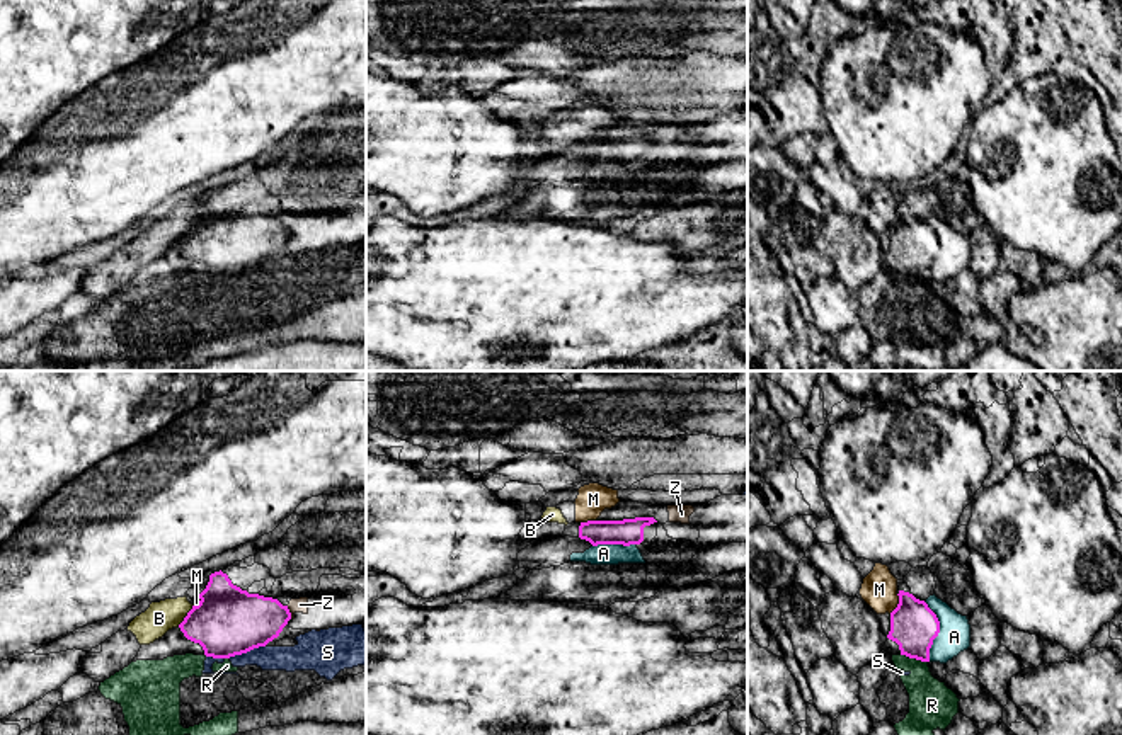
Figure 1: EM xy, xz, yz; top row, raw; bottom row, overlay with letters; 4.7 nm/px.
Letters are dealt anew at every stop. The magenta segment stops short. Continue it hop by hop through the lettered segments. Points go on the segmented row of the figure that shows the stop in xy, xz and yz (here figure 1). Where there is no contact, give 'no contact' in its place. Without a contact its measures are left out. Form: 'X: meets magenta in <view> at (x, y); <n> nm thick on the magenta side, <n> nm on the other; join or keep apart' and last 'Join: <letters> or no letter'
A: meets magenta in yz at (938, 632); 220 nm thick on the magenta side, 150 nm on the other; join
B: meets magenta in xy at (186, 616); 320 nm thick on the magenta side, 150 nm on the other; keep apart
M: meets magenta in yz at (898, 604); 220 nm thick on the magenta side, 170 nm on the other; keep apart
R: meets magenta in yz at (915, 657); 220 nm thick on the magenta side, 220 nm on the other; keep apart
S: meets magenta in xy at (246, 652); 320 nm thick on the magenta side, 120 nm on the other; keep apart
Z: meets magenta in xy at (290, 613); 280 nm thick on the magenta side, 70 nm on the other; join
Join: A, Z

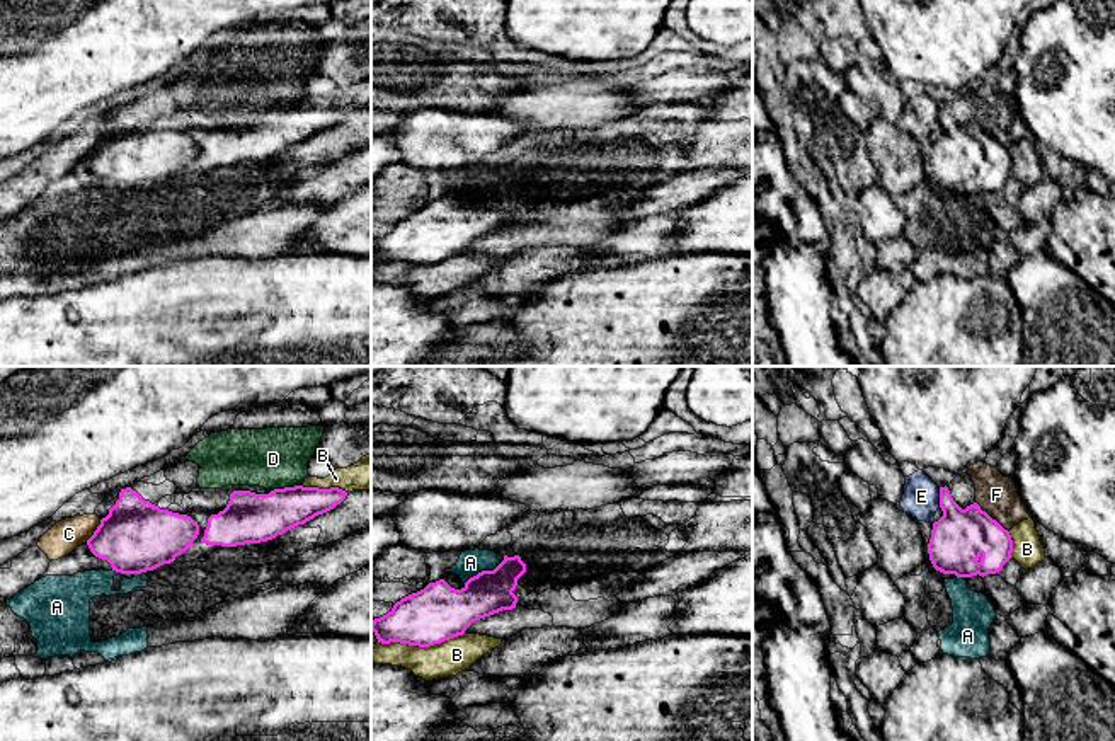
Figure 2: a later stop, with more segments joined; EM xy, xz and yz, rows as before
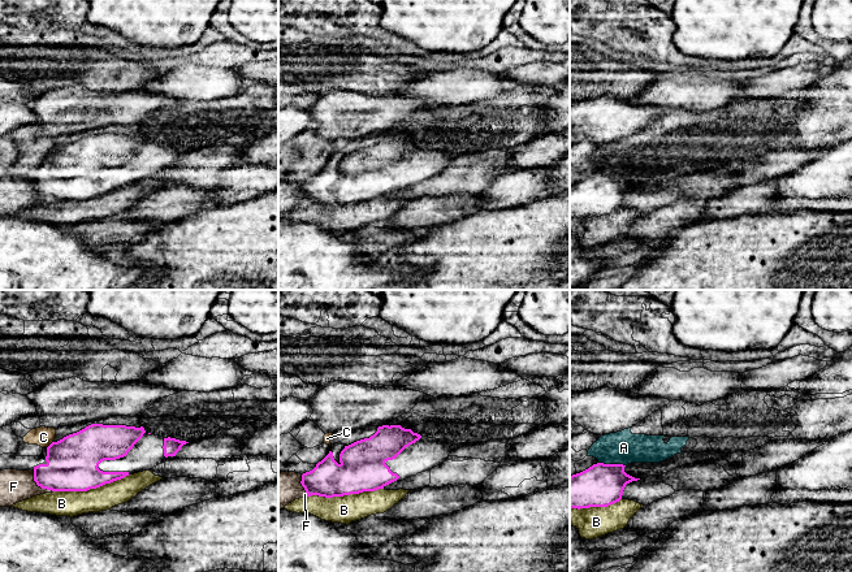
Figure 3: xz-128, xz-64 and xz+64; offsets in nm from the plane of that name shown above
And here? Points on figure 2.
A: meets magenta in xz at (482, 571); 240 nm thick on the magenta side, 120 nm on the other; keep apart
B: meets magenta in xz at (421, 646); 260 nm thick on the magenta side, 160 nm on the other; keep apart
C: meets magenta in xy at (94, 532); 340 nm thick on the magenta side, 150 nm on the other; keep apart
D: meets magenta in xy at (285, 488); 240 nm thick on the magenta side, 280 nm on the other; keep apart
E: meets magenta in yz at (940, 498); 260 nm thick on the magenta side, 180 nm on the other; keep apart
F: meets magenta in yz at (989, 516); 260 nm thick on the magenta side, 190 nm on the other; keep apart
Join: no letter

